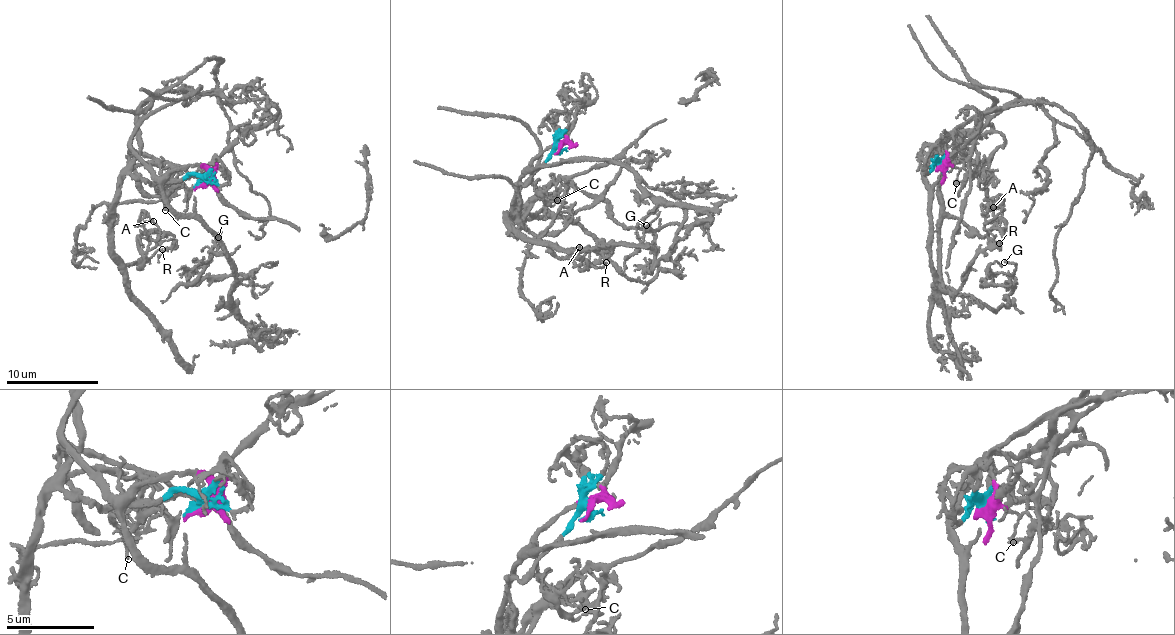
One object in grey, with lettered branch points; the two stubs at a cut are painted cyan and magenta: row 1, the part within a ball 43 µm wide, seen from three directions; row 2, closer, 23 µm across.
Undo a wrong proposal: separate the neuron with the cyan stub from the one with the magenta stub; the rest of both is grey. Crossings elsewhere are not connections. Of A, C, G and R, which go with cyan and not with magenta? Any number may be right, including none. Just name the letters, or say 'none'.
A, C, R

